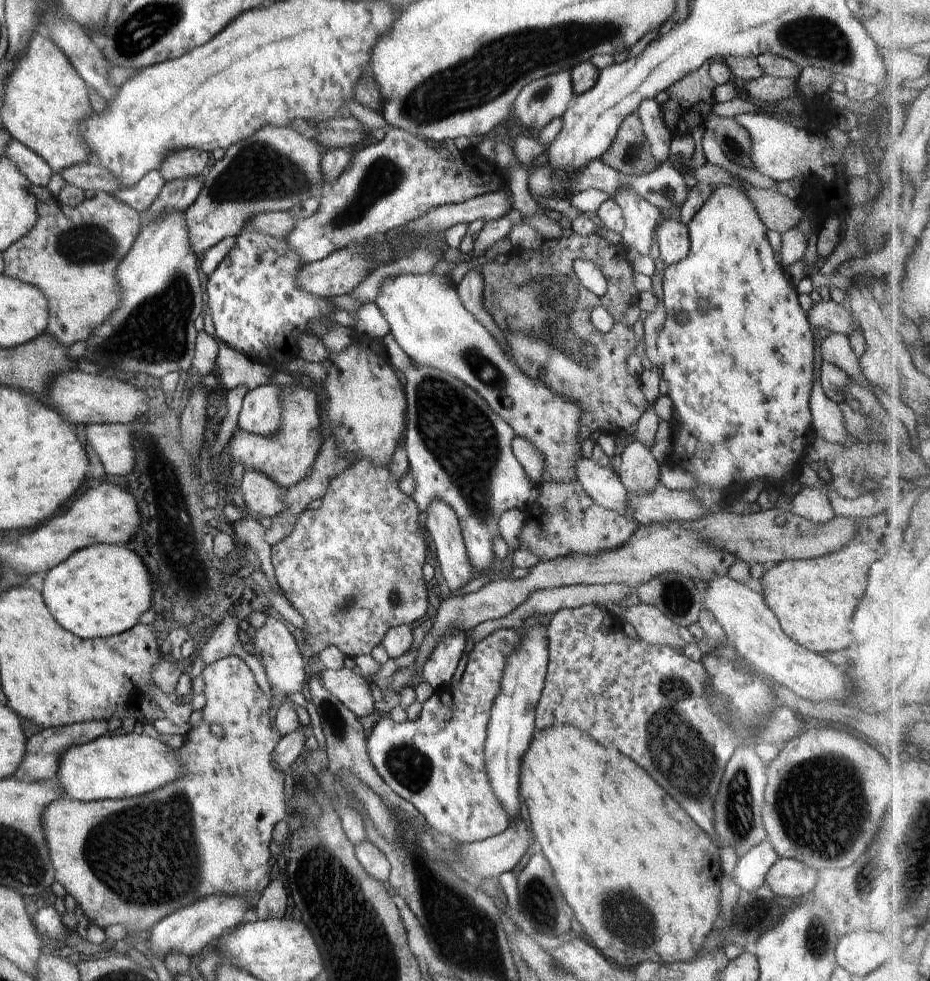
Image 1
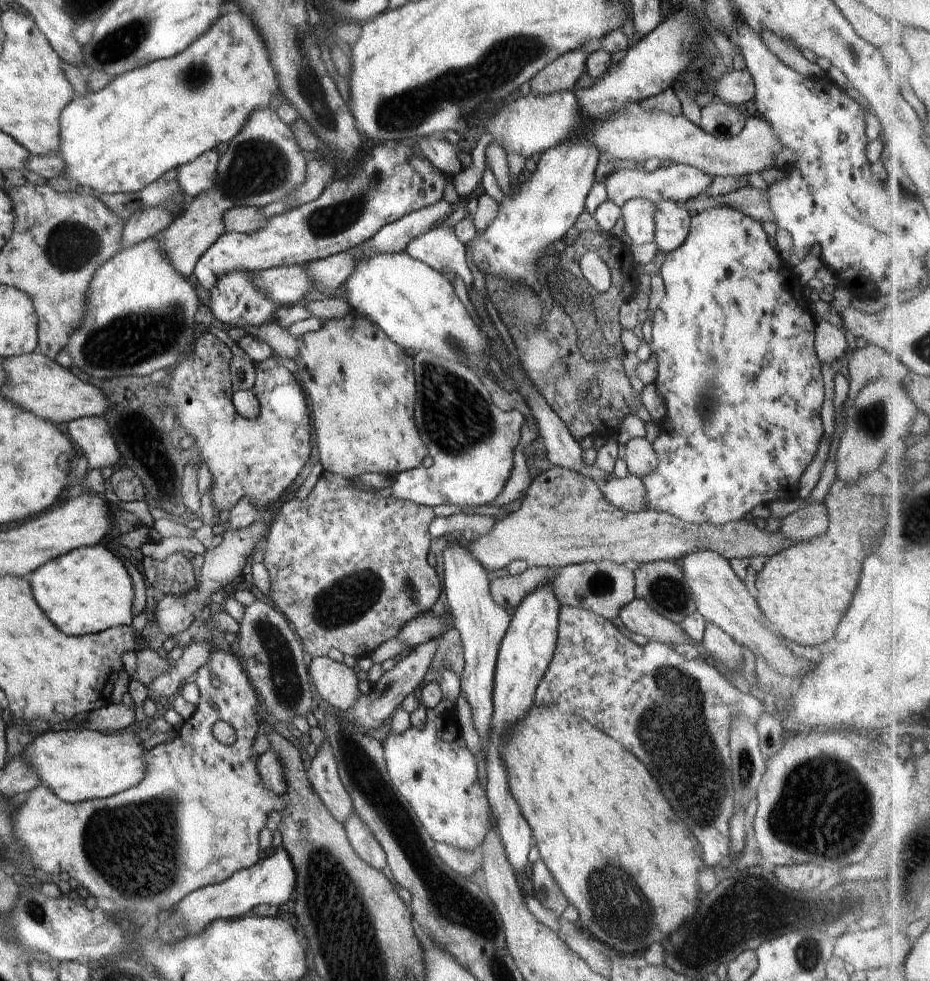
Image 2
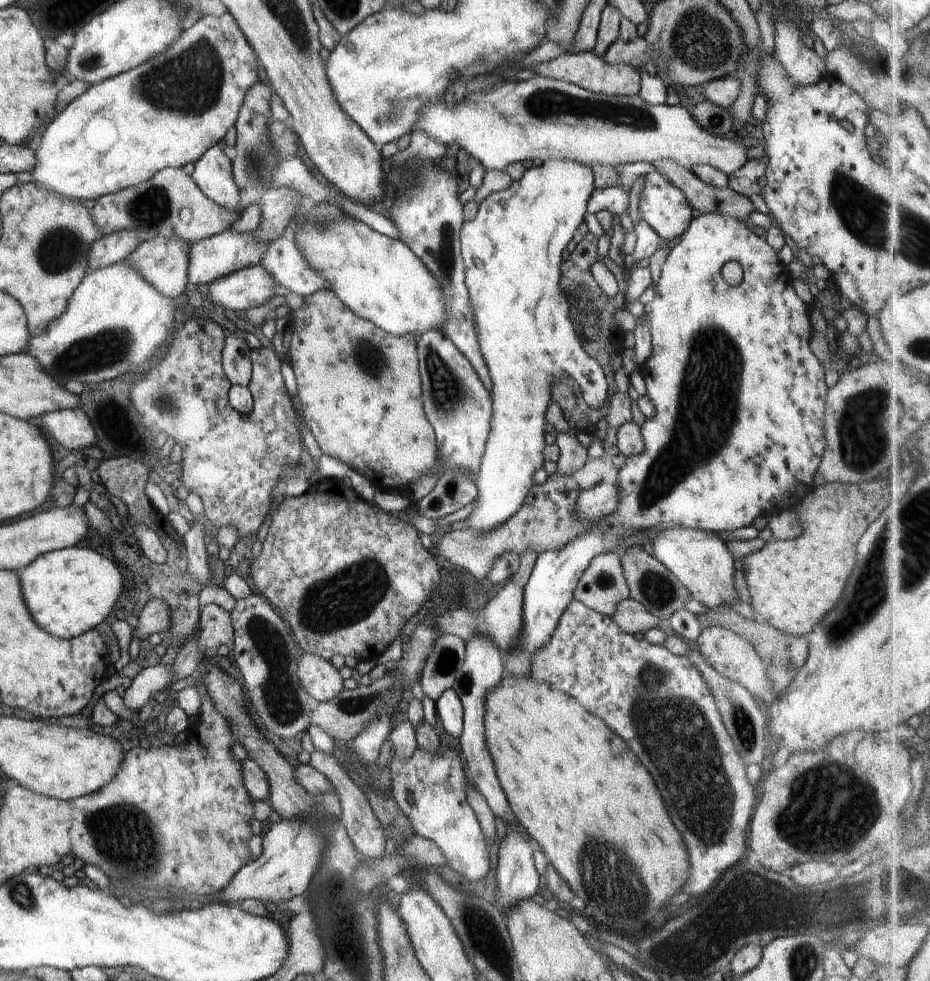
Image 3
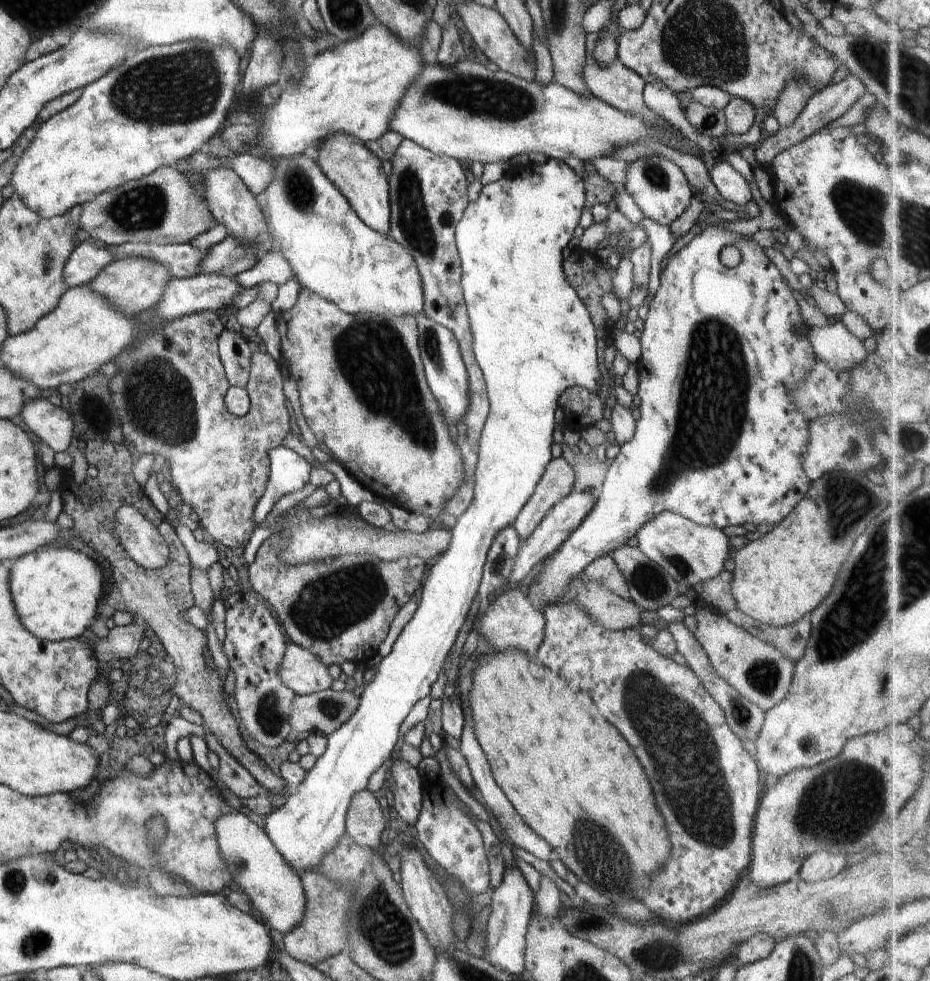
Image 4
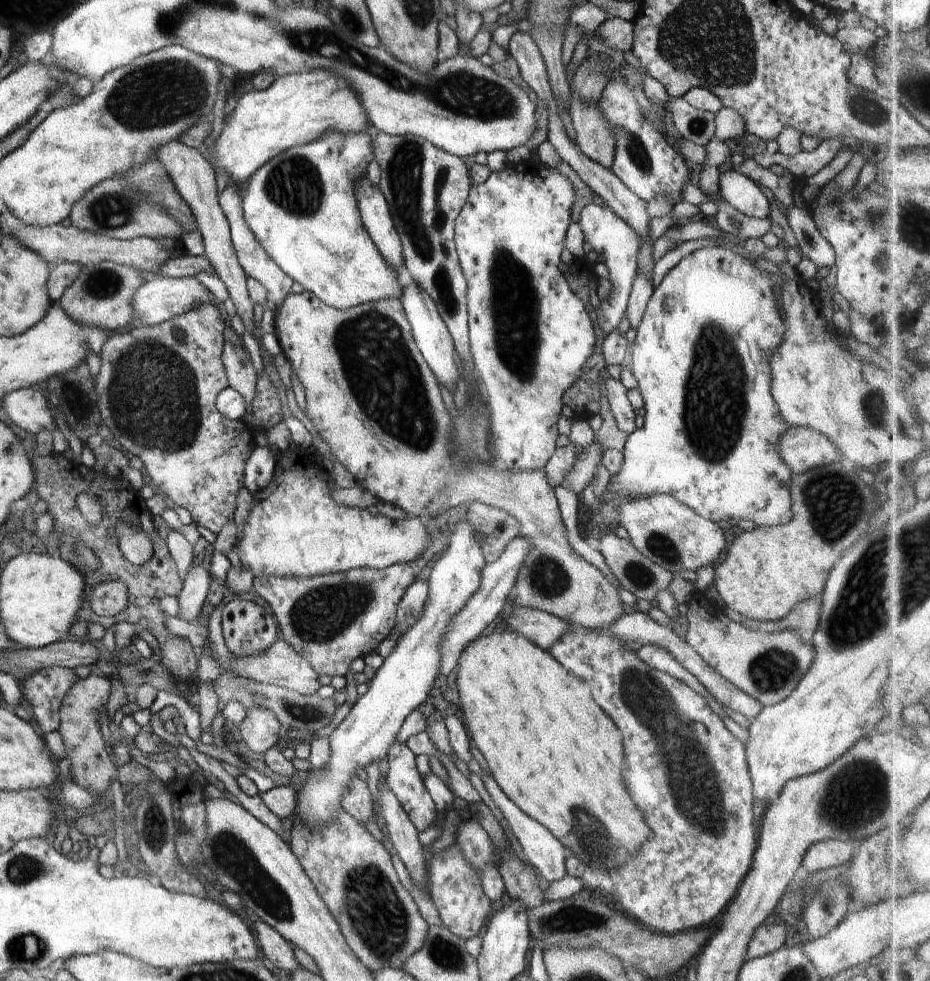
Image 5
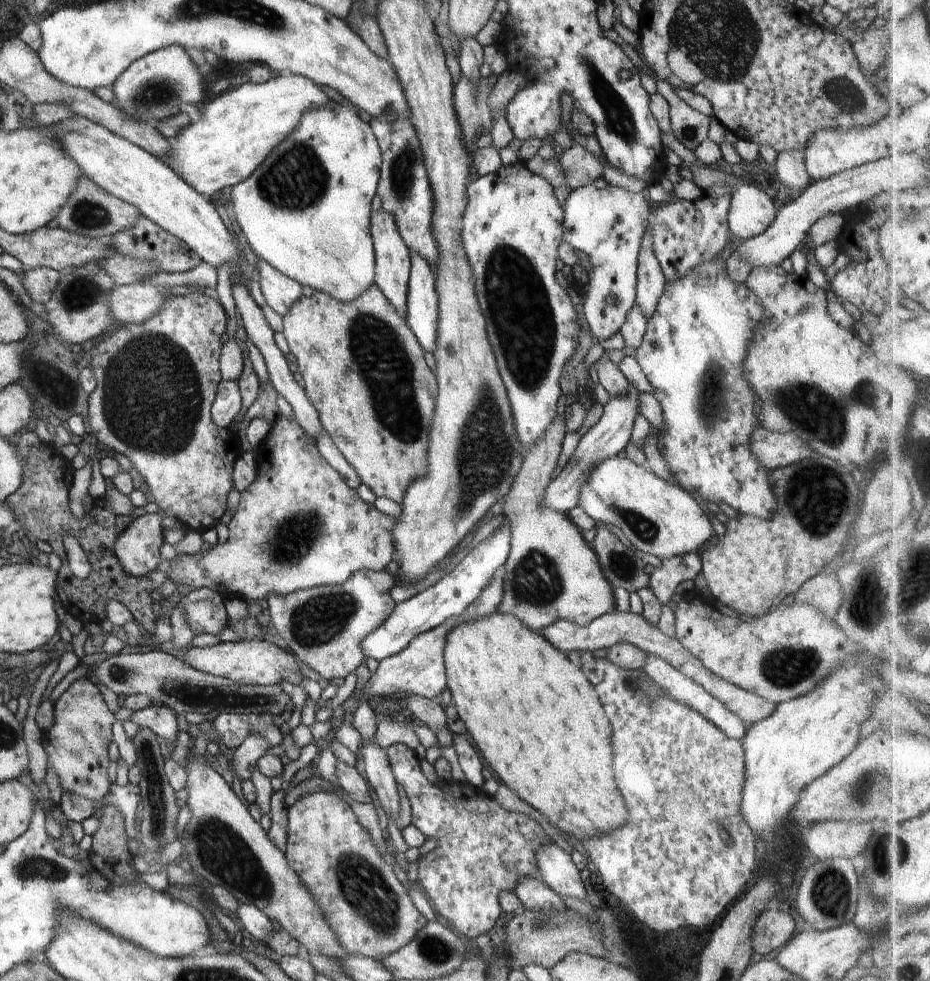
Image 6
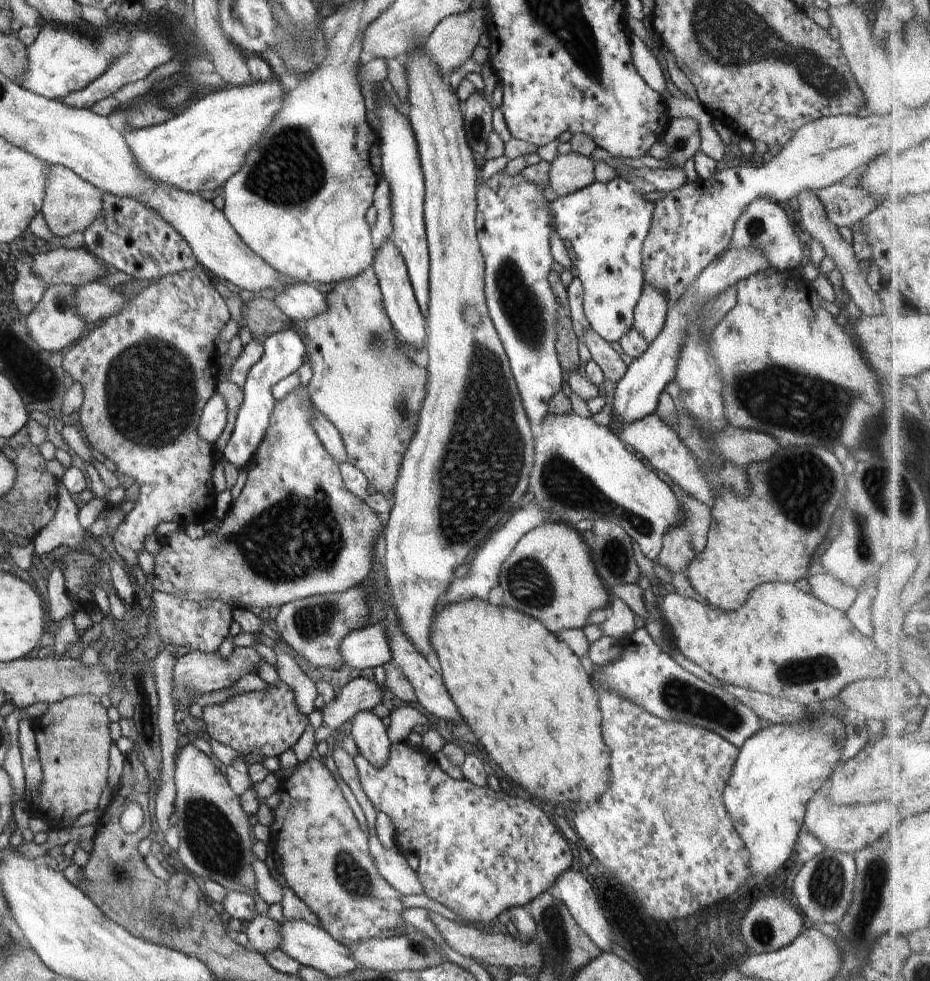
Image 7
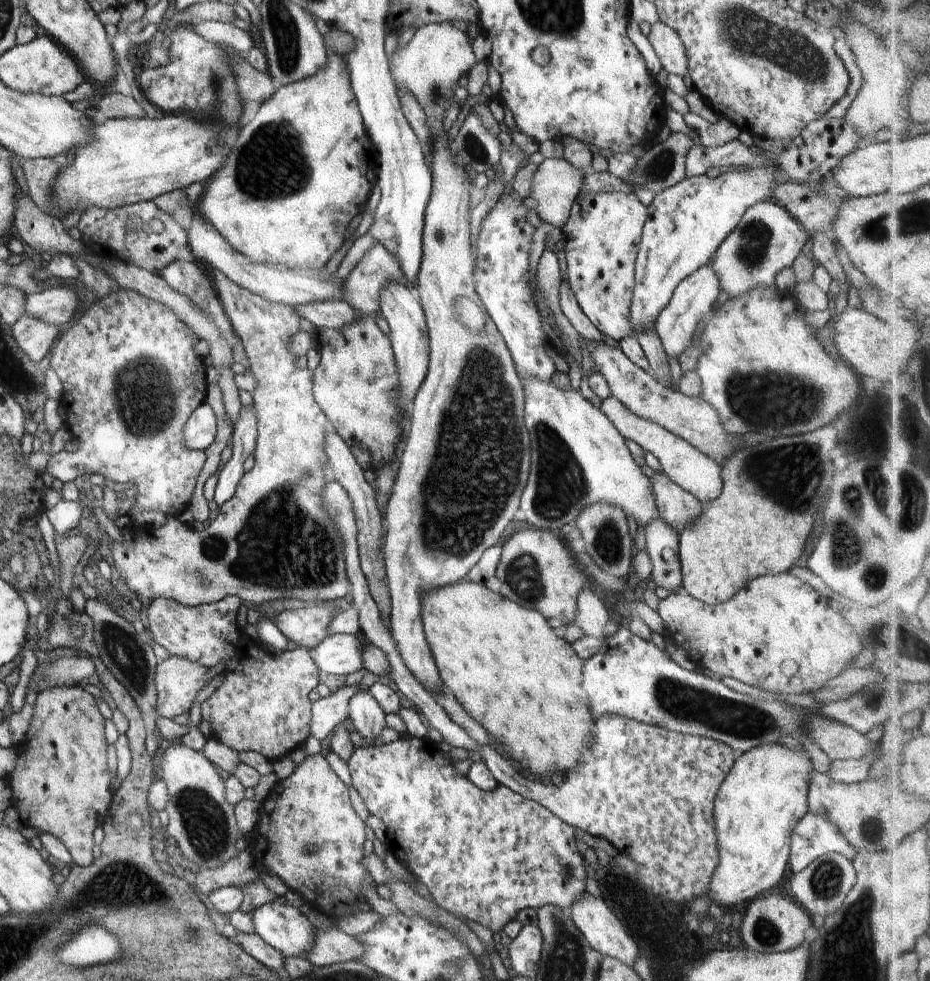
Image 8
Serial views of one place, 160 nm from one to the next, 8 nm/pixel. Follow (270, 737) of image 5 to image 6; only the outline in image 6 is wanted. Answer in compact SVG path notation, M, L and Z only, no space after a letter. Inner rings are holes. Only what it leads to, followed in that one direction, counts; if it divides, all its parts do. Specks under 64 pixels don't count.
M252 733L242 741L230 761L242 781L251 778L251 772L257 768L258 759L262 758L270 747L264 737L258 733Z

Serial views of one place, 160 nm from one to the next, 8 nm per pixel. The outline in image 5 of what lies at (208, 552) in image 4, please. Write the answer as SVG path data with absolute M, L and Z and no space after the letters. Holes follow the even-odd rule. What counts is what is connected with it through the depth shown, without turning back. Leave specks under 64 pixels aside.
M202 564L194 565L187 570L181 593L177 598L180 606L178 618L195 623L212 580L211 574Z

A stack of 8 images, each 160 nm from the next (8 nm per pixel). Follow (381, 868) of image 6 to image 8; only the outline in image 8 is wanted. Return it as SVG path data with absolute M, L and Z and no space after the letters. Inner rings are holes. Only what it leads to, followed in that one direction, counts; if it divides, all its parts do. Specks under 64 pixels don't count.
M321 755L307 756L306 760L298 766L288 778L279 780L274 788L269 792L267 798L262 802L260 810L260 819L258 827L253 833L250 846L247 846L249 854L254 859L254 866L259 874L273 872L278 876L282 883L285 883L291 890L299 891L299 893L307 899L307 903L311 905L312 909L317 913L325 914L330 921L337 921L344 916L358 914L359 912L369 909L367 898L362 892L362 884L364 884L364 874L366 868L362 865L362 858L364 858L364 842L365 838L365 823L356 815L351 804L348 788L343 782L343 778L335 774L330 764Z

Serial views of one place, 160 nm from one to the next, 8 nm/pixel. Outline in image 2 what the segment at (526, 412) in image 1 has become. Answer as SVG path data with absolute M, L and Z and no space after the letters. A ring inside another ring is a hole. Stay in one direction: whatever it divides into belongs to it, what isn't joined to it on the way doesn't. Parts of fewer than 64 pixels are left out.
M408 251L393 255L377 254L372 257L364 257L363 259L360 258L357 261L353 275L348 277L348 280L346 280L343 285L346 287L348 296L347 302L352 306L352 310L355 313L368 318L373 323L376 323L388 335L388 338L390 338L392 342L395 342L407 352L421 353L422 351L426 351L427 353L435 354L437 357L465 364L466 366L469 366L479 377L484 374L491 376L490 368L488 368L488 366L492 366L492 364L495 363L493 362L492 353L490 351L490 343L482 343L482 338L480 337L480 332L478 331L480 328L474 323L474 320L472 320L468 314L468 311L465 310L464 305L460 302L460 299L458 299L452 283L446 279L443 274L440 274L437 270L434 270L431 266L416 260Z

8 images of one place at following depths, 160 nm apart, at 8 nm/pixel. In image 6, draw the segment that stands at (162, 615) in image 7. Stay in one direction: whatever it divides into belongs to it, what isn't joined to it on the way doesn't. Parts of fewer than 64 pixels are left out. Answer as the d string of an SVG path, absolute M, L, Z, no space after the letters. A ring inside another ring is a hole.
M206 587L194 589L184 598L176 599L176 603L187 614L188 624L194 635L204 634L204 632L217 635L220 630L225 628L225 620L228 615L224 608L224 598L215 590Z

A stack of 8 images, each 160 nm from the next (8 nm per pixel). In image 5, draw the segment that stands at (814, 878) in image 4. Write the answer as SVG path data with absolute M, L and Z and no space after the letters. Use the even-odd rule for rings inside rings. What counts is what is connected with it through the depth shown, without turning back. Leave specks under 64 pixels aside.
M822 841L813 844L803 858L803 865L808 873L814 874L818 870L832 868L839 864L851 862L856 853L856 844L844 841Z

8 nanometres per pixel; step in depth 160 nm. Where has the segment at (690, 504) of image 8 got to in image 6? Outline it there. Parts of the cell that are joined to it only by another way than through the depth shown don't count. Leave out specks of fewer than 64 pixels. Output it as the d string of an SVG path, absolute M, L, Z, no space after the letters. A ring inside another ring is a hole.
M699 552L663 560L661 568L652 570L649 588L662 605L671 605L670 598L676 592L676 586L685 580L694 579L702 567Z

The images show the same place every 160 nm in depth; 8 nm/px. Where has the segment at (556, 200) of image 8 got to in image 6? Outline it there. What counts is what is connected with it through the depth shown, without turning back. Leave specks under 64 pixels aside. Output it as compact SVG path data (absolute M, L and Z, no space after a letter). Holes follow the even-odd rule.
M579 144L564 150L557 156L562 165L568 186L574 189L592 185L603 177L603 162Z

